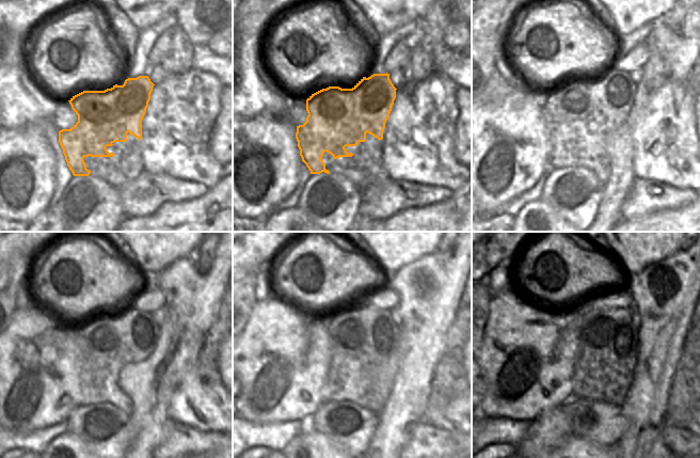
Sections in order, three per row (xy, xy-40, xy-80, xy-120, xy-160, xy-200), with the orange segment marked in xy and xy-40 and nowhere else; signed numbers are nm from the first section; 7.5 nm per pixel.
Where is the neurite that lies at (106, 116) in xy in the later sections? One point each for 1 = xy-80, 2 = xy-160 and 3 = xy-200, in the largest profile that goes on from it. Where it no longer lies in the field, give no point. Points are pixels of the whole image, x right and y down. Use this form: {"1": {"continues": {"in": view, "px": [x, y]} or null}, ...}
{"1": {"continues": {"in": "xy-80", "px": [577, 113]}}, "2": {"continues": {"in": "xy-160", "px": [366, 337]}}, "3": {"continues": {"in": "xy-200", "px": [607, 341]}}}

